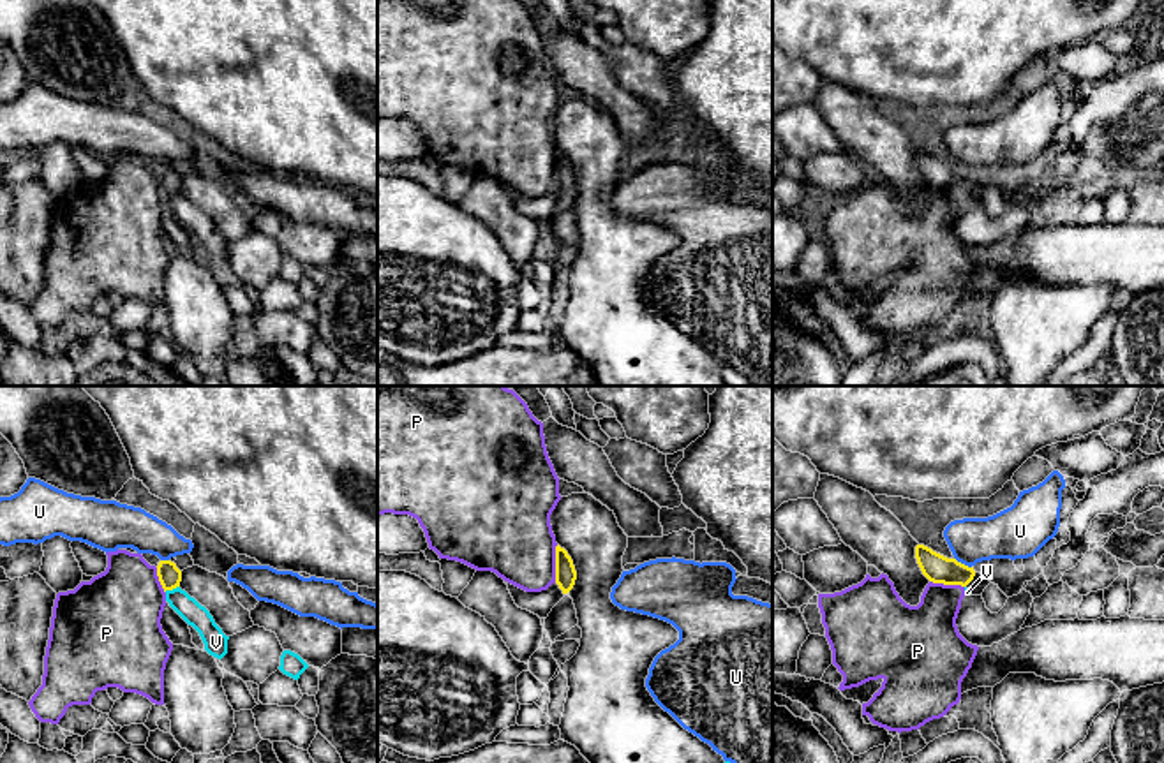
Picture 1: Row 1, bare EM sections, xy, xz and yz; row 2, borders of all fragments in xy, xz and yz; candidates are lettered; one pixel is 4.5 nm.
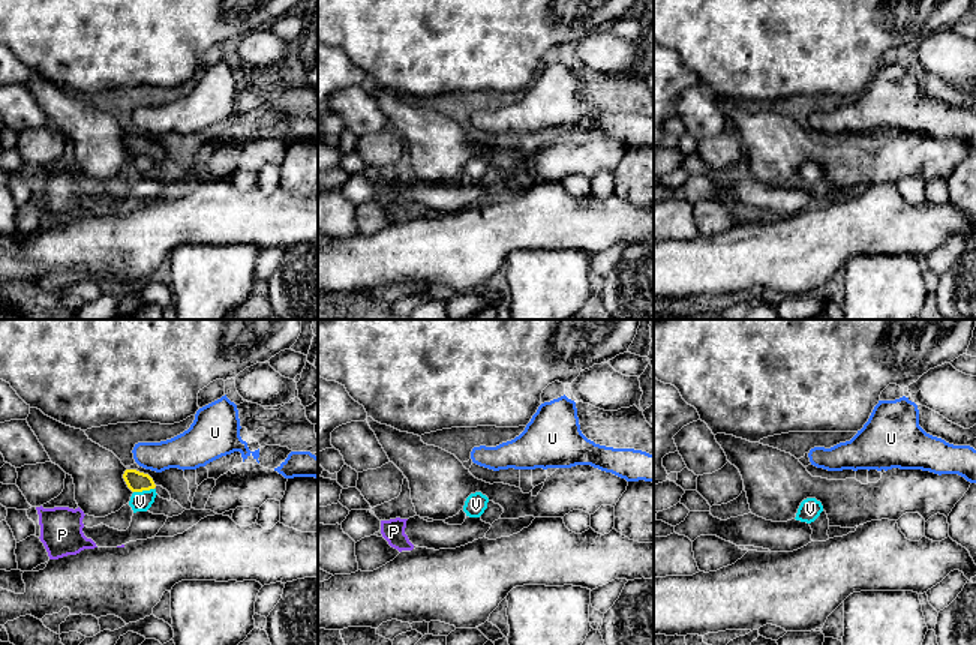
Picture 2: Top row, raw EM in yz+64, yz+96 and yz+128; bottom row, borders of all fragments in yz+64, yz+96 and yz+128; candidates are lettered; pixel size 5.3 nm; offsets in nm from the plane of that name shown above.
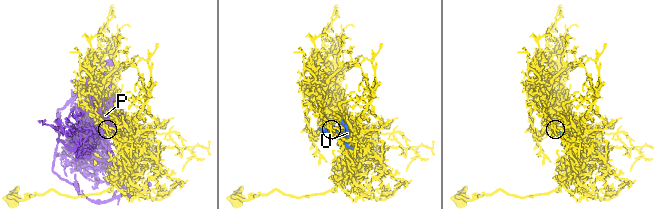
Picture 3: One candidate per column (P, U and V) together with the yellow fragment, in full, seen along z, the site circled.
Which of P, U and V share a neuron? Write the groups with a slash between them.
P / U / V

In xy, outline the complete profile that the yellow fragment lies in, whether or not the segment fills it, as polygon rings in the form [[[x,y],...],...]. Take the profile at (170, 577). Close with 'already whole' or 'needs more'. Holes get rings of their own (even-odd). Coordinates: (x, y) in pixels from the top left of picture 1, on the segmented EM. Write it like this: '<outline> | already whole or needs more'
[[[160,560],[159,562],[157,576],[159,576],[159,582],[160,582],[162,589],[164,589],[164,592],[180,587],[182,571],[171,560]]] | already whole

